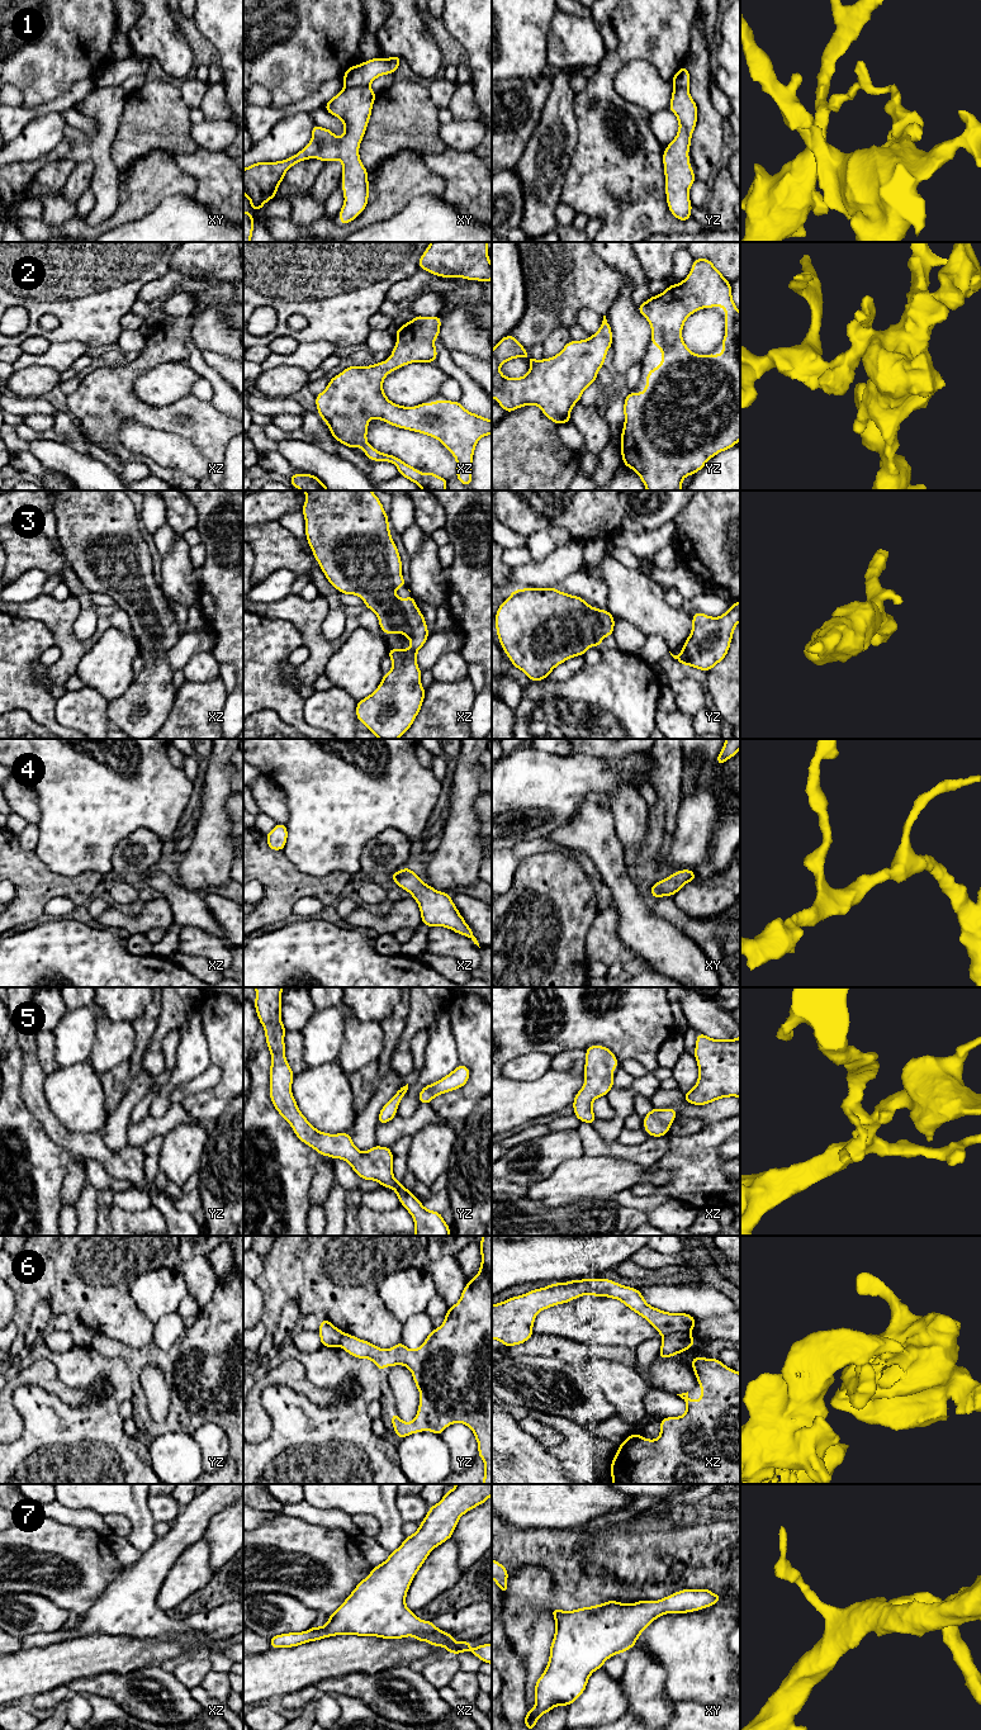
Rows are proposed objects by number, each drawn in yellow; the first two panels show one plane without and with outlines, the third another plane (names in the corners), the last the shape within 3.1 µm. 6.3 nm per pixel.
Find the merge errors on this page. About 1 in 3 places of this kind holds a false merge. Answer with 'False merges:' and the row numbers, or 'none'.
False merges: 1, 6

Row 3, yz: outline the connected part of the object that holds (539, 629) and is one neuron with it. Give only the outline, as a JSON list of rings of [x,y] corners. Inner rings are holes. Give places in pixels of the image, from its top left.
[[[523,588],[512,591],[496,613],[498,640],[512,662],[530,681],[539,682],[565,660],[584,655],[588,648],[613,635],[615,618],[607,610],[589,606],[579,596],[570,596],[550,588]]]

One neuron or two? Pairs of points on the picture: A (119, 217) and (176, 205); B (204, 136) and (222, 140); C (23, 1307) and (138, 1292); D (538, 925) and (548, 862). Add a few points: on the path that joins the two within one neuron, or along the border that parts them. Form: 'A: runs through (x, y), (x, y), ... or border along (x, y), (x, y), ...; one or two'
A: border along (179, 197), (169, 197), (145, 216), (124, 222); two
B: runs through (208, 136), (218, 136); one
C: border along (147, 1269), (129, 1287), (131, 1298), (147, 1317); two
D: runs through (548, 910), (548, 877); one

